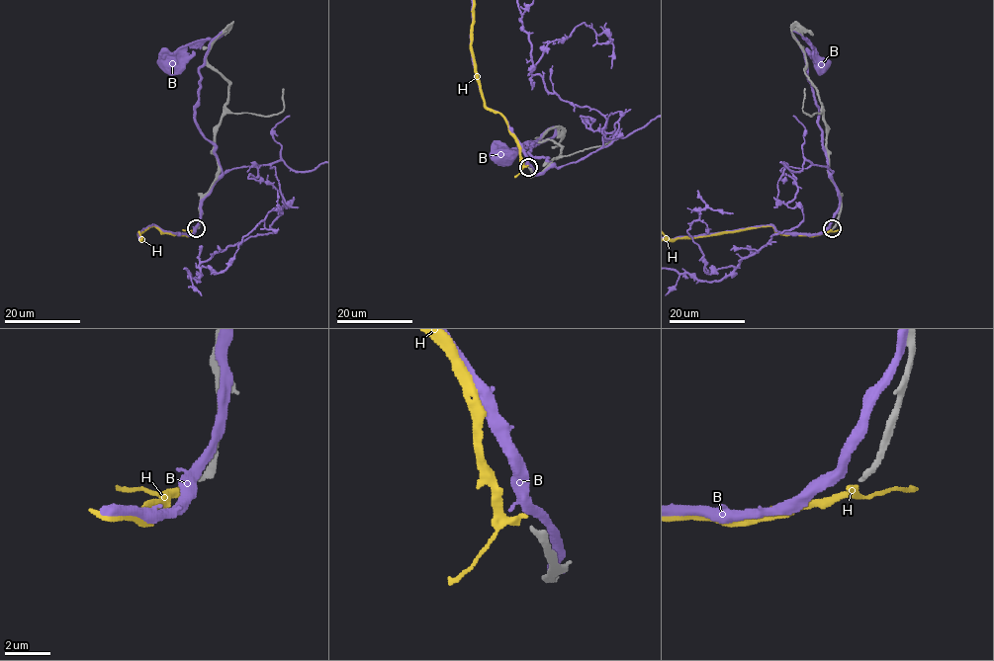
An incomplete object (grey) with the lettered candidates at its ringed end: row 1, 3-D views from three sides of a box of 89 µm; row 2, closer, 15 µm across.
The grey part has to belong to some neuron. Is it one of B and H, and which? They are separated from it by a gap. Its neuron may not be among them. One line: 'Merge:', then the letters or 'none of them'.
Merge: H

